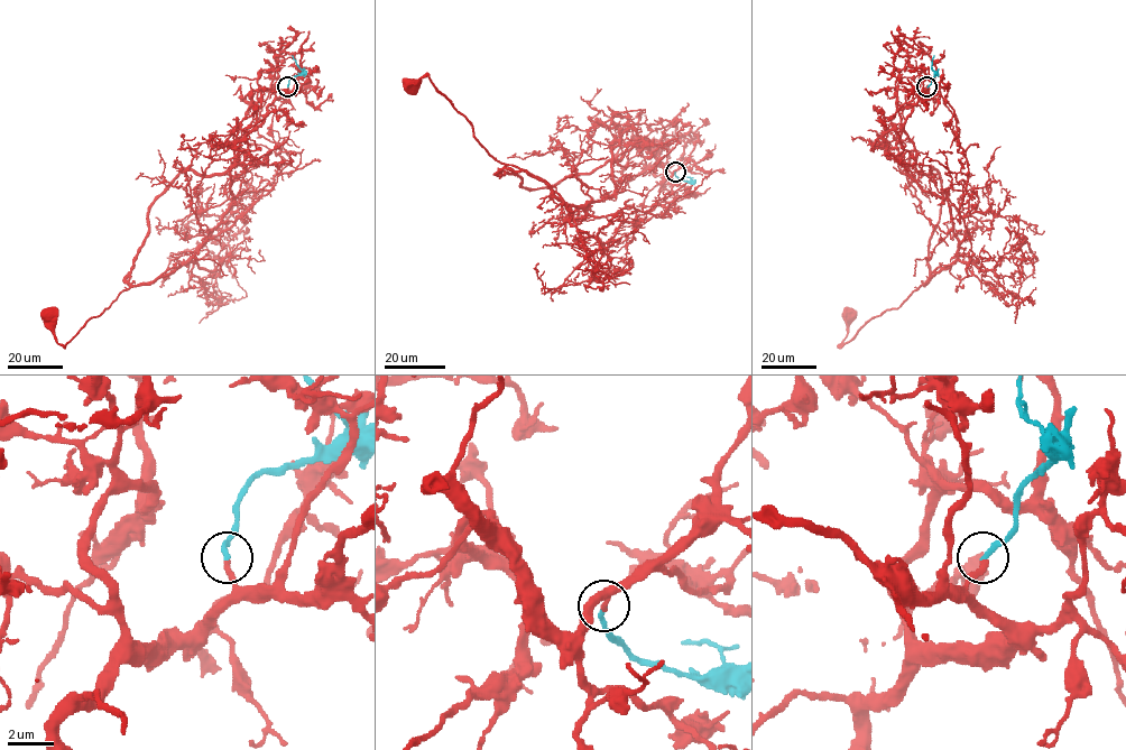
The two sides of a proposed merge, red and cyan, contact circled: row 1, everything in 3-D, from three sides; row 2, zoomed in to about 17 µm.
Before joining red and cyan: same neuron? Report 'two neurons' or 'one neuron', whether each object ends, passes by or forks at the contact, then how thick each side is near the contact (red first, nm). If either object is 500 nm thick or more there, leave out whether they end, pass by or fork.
one neuron; red ends; cyan ends; calibres 280 and 240 nm

